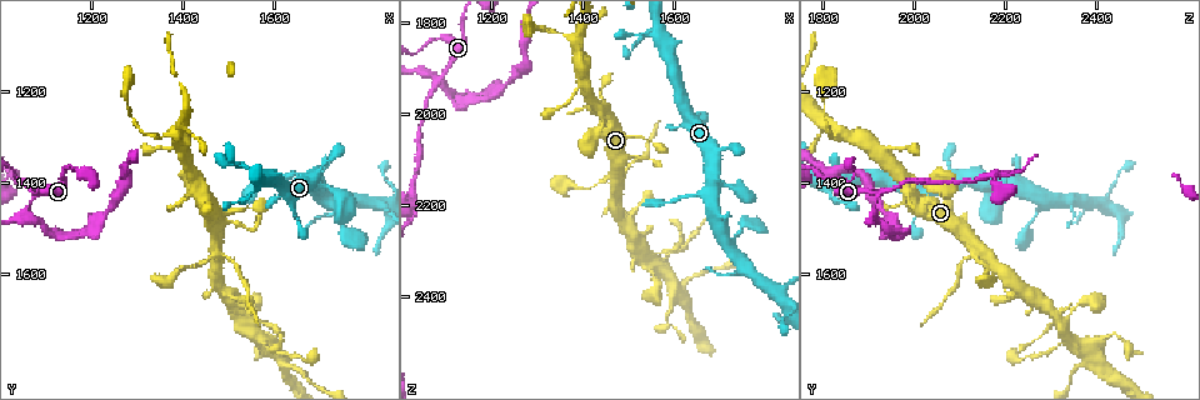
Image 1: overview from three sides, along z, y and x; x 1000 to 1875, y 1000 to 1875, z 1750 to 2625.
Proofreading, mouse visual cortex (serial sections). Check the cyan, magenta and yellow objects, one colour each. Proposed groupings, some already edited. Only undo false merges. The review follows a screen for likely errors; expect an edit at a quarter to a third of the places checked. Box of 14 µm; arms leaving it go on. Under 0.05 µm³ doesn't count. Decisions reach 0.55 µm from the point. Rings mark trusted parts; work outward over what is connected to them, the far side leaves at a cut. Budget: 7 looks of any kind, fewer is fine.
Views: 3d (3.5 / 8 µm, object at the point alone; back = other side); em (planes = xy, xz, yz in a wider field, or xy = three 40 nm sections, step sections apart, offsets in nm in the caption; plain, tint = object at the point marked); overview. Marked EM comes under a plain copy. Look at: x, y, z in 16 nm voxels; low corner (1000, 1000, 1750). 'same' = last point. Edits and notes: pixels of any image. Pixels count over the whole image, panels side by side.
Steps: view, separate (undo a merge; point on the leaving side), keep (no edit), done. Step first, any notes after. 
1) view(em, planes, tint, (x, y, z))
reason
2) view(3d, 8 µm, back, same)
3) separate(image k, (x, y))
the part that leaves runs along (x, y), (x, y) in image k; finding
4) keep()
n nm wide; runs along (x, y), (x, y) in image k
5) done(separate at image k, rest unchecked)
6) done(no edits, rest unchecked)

view(em, xy, step 2, tint, (1475, 1540, 2145))
four arms meet

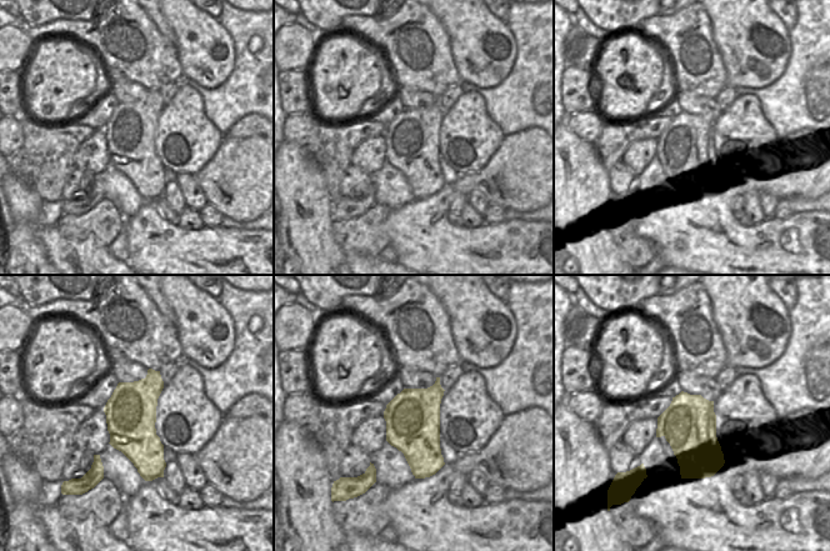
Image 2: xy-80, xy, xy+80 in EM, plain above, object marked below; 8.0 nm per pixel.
view(3d, 3.5 µm, same)
wider look

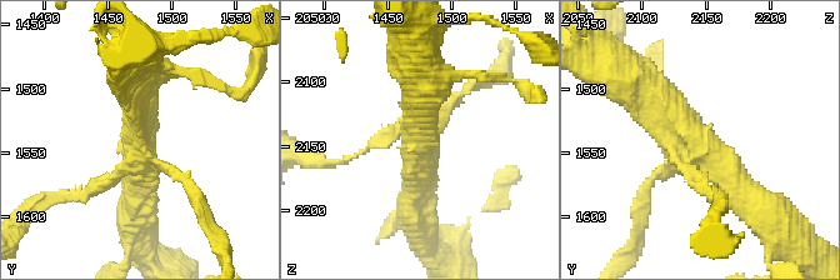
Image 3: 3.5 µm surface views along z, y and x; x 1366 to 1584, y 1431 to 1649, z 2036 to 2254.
keep()
runs along (644, 80), (759, 210) in image 3; all the same cell

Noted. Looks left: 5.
view(3d, 8 µm, (1590, 1730, 2440))
sudden change in width

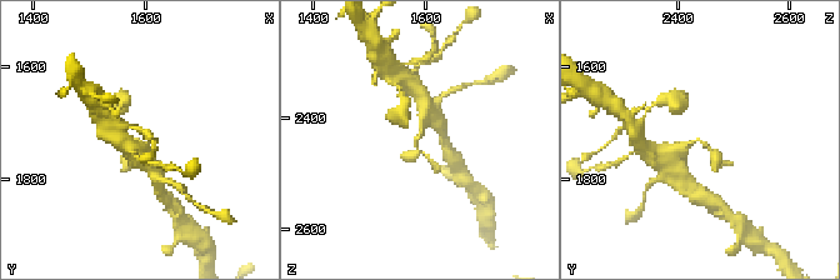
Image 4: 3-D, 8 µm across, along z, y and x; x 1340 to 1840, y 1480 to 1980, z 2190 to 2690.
view(3d, 3.5 µm, (1585, 1735, 2450))
zoom in

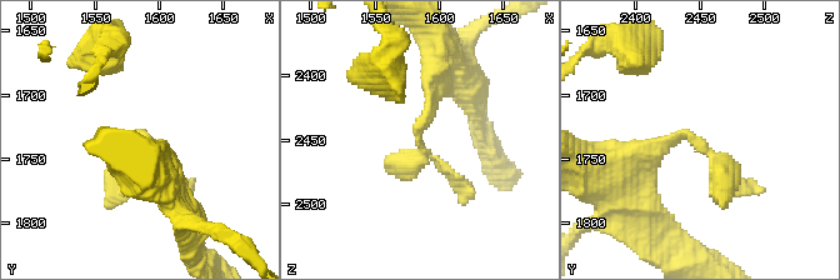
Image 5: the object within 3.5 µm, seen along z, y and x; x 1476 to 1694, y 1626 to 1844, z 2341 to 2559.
view(em, xy, step 3, tint, (1582, 1738, 2446))
now the EM

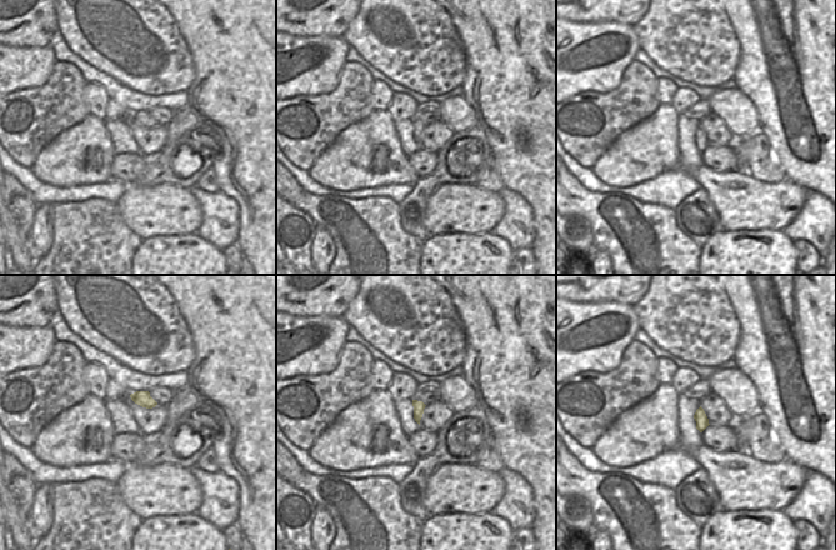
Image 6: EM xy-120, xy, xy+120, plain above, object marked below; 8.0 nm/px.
keep()
runs along (624, 156), (685, 134), (718, 160), (724, 203) in image 5; continuous, no second cell

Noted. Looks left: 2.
view(3d, 3.5 µm, (1060, 1470, 1910))

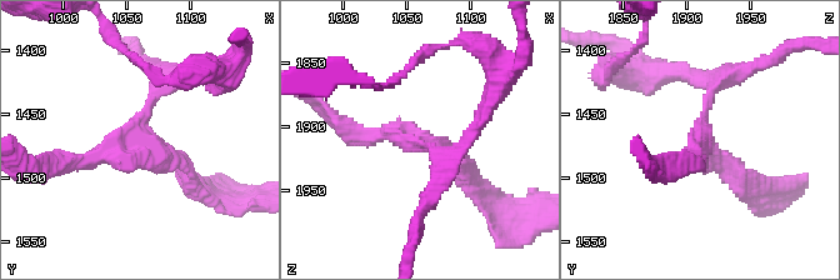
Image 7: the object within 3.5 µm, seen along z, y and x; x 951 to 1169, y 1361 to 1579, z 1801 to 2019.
view(em, planes, tint, (1062, 1466, 1912))
now the EM

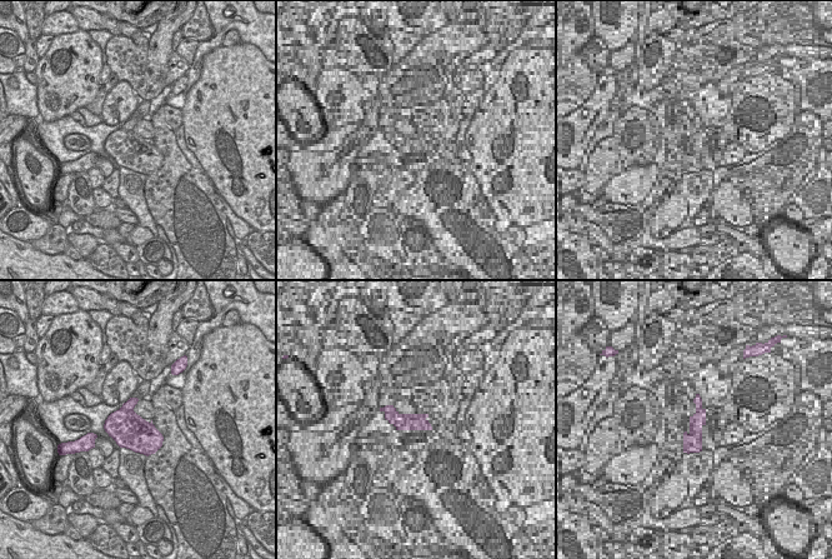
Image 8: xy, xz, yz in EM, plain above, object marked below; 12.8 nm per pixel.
separate(image 7, (690, 161))
the part that leaves runs along (138, 128), (210, 193) in image 7; a second cell is stuck on

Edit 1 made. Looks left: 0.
done(separate at image 7, rest unchecked)

